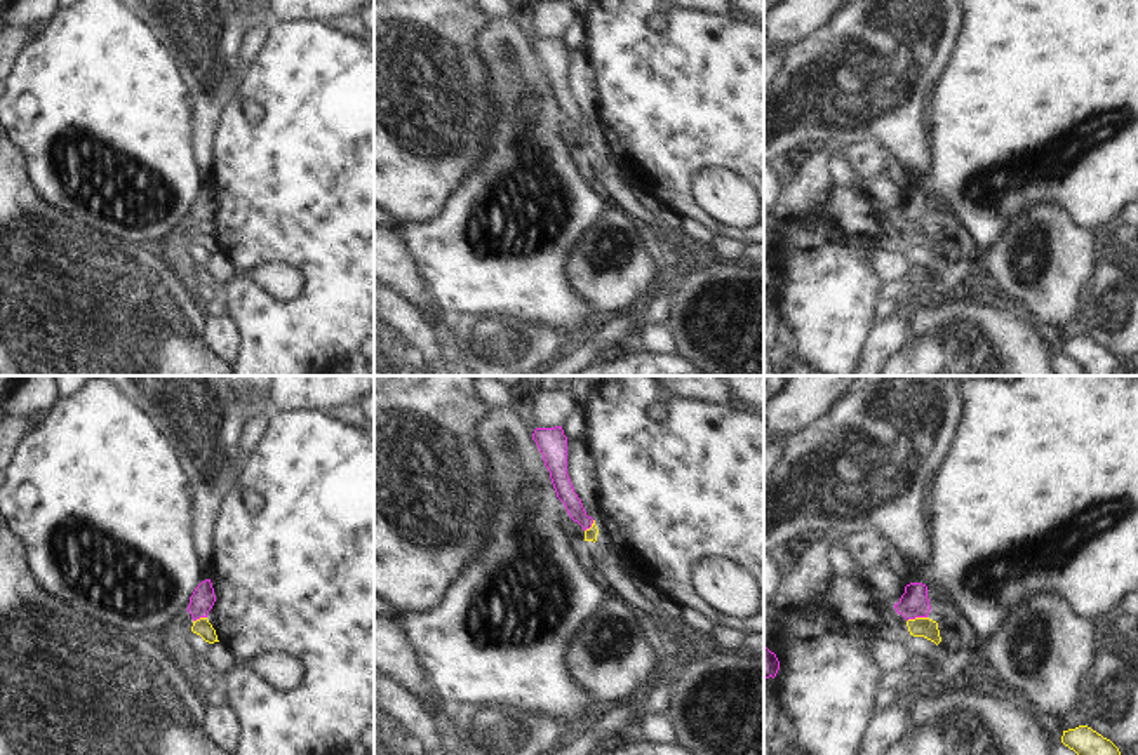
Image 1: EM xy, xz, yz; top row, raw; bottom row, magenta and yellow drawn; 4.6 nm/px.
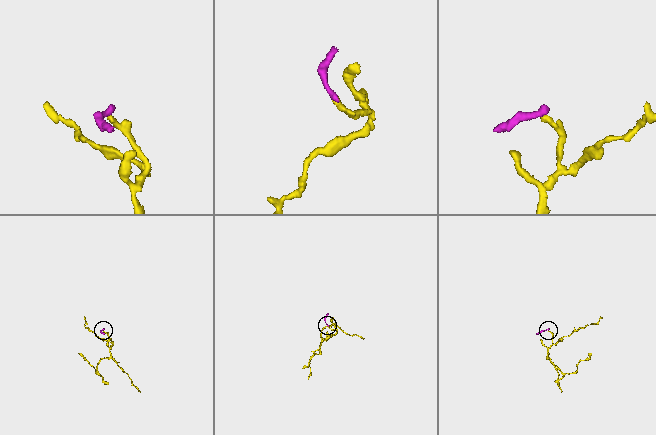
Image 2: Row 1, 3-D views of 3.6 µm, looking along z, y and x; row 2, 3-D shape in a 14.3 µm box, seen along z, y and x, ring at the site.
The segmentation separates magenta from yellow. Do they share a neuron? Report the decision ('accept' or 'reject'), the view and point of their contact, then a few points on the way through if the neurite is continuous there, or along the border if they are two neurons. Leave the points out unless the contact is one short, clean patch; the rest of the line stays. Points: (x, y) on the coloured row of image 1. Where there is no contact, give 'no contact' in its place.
reject; meets magenta in yz at (916, 616); border along yz (926, 616), (916, 616), (907, 621)

